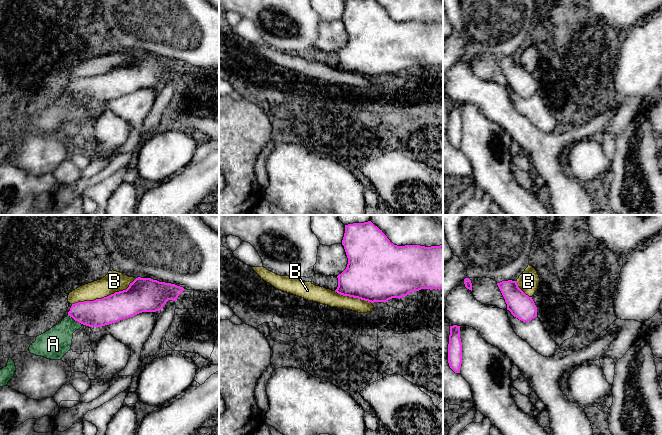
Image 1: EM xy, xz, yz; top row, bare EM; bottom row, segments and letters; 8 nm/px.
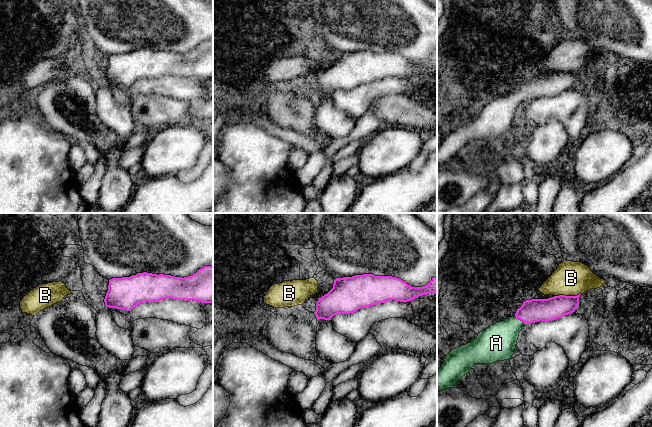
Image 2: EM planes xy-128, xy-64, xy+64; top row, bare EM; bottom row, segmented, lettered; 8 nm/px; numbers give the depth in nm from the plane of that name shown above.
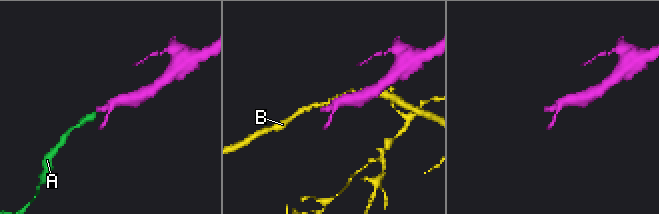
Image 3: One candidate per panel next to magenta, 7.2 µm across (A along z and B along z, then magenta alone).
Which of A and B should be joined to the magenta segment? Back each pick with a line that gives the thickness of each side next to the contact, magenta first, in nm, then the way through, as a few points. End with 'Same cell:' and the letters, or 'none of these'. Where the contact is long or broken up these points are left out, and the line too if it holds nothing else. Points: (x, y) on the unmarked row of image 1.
A: 220/240 nm | across xy (100, 88), (82, 89), (75, 96), (55, 119)
Same cell: A

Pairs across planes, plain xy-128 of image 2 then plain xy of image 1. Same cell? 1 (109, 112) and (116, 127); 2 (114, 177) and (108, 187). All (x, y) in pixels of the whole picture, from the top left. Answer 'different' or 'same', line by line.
1: same
2: different

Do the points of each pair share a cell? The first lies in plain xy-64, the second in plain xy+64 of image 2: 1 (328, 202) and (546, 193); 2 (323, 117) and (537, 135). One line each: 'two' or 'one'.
1: two
2: one

